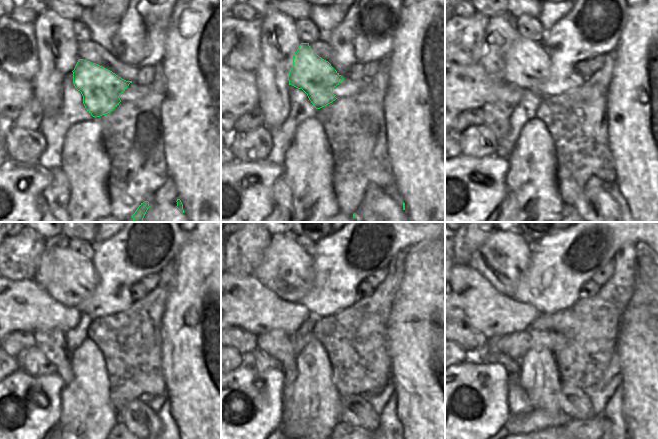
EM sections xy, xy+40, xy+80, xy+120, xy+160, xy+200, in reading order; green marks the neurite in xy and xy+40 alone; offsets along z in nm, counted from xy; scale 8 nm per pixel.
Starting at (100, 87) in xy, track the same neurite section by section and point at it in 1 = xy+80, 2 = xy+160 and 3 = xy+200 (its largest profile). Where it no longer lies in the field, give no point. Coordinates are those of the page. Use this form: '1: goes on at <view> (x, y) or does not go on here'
1: goes on at xy+80 (527, 64)
2: goes on at xy+160 (285, 269)
3: goes on at xy+200 (502, 258)

